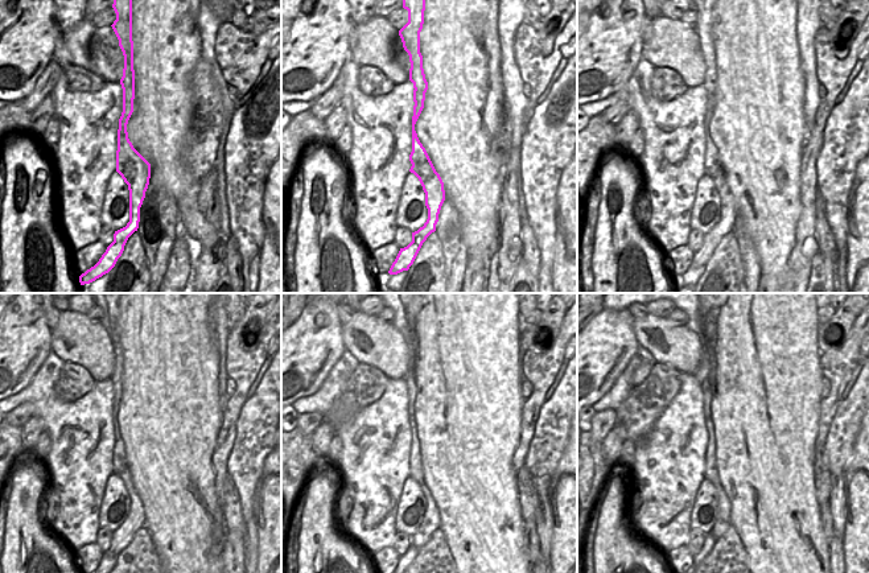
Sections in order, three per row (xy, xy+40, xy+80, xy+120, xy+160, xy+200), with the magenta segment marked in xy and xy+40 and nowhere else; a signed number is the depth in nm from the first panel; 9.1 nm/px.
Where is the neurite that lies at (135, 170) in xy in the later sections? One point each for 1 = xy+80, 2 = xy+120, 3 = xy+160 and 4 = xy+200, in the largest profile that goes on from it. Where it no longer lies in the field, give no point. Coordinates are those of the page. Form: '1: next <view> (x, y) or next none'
1: next xy+80 (713, 168)
2: next xy+120 (135, 519)
3: next xy+160 (431, 522)
4: next xy+200 (723, 516)

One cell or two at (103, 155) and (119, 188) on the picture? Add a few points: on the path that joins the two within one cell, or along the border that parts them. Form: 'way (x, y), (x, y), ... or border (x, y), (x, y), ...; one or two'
border (115, 169), (108, 180), (102, 201); two

